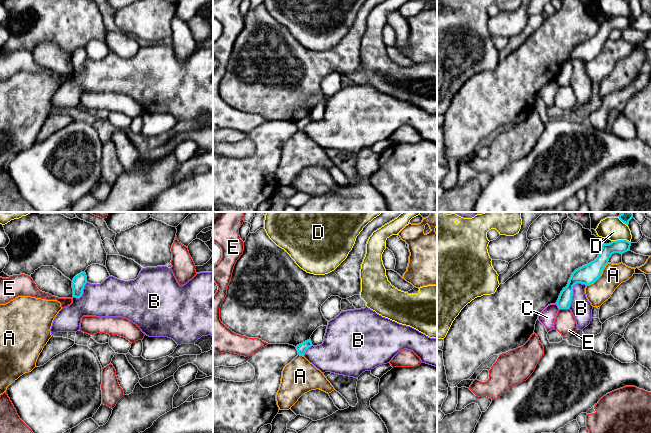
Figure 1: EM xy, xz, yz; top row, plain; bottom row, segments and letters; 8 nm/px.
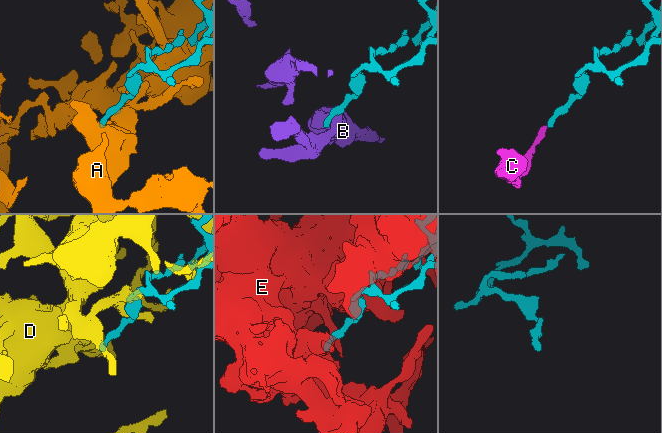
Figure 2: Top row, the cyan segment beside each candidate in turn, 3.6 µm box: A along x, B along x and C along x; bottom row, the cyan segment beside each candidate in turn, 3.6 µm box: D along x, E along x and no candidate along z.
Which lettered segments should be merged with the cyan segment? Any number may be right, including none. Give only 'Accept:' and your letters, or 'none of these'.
Accept: none of these

